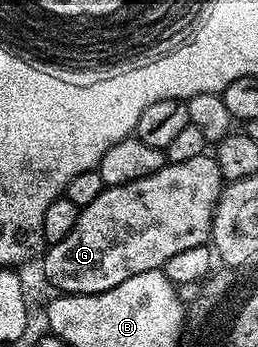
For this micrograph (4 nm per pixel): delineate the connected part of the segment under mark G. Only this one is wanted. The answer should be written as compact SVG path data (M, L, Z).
M211 154L188 158L186 162L176 164L164 163L161 170L145 178L137 178L128 184L104 187L103 192L97 194L93 202L89 202L89 206L79 209L73 230L69 230L69 234L65 234L61 242L50 245L42 253L43 276L55 290L76 296L101 294L105 290L113 290L113 286L121 286L121 282L125 282L133 274L162 269L163 264L173 258L173 254L181 254L181 250L208 243L215 207L224 187L223 175Z

